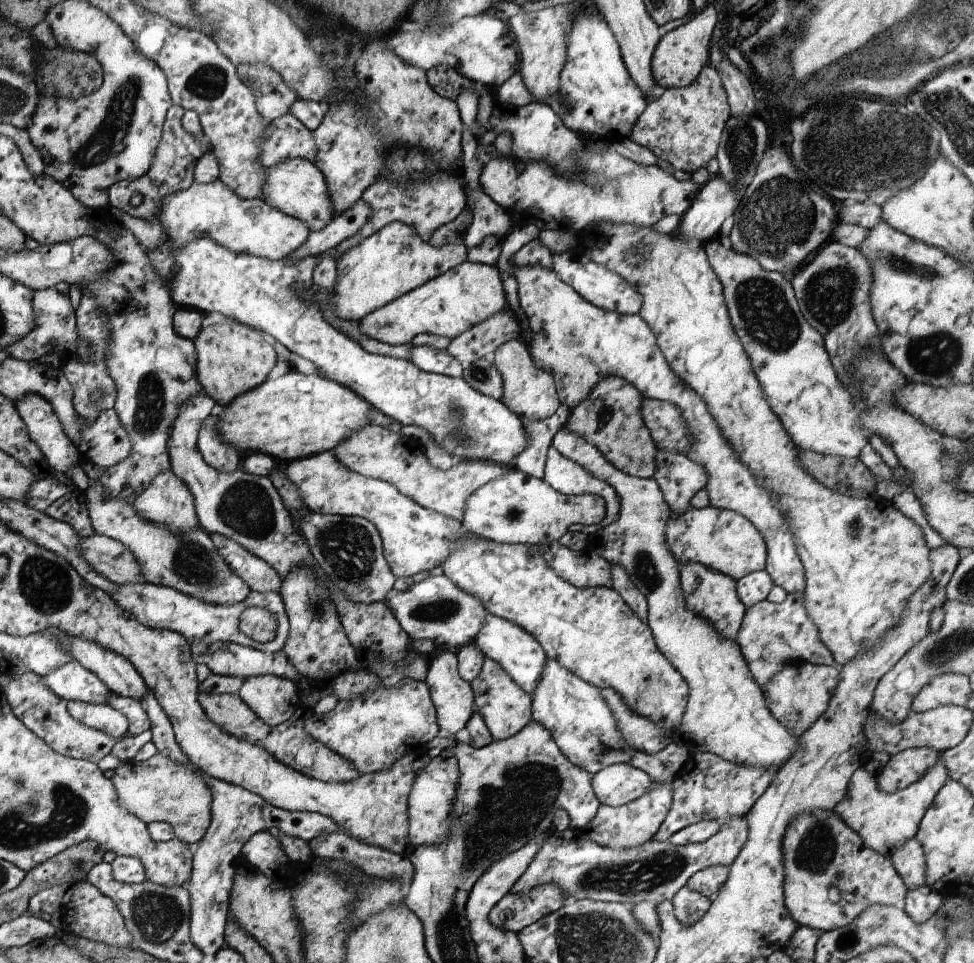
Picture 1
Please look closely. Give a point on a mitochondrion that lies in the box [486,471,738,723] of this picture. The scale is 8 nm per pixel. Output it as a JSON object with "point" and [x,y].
{"point":[644,569]}

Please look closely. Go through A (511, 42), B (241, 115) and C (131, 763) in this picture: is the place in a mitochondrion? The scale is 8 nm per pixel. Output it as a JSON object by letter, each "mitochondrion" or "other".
{"A":"other","B":"other","C":"other"}

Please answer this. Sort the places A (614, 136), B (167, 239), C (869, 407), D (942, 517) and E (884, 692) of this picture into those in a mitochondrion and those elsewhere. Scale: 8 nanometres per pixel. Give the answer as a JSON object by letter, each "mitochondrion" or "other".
{"A":"other","B":"other","C":"other","D":"other","E":"other"}

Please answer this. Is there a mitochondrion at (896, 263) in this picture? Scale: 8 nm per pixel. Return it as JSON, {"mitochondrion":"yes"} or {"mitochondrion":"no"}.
{"mitochondrion":"yes"}

